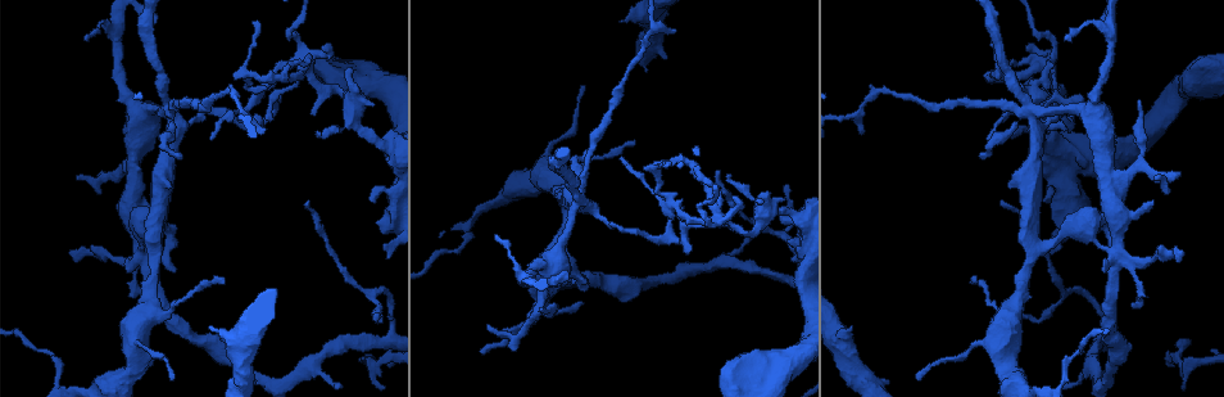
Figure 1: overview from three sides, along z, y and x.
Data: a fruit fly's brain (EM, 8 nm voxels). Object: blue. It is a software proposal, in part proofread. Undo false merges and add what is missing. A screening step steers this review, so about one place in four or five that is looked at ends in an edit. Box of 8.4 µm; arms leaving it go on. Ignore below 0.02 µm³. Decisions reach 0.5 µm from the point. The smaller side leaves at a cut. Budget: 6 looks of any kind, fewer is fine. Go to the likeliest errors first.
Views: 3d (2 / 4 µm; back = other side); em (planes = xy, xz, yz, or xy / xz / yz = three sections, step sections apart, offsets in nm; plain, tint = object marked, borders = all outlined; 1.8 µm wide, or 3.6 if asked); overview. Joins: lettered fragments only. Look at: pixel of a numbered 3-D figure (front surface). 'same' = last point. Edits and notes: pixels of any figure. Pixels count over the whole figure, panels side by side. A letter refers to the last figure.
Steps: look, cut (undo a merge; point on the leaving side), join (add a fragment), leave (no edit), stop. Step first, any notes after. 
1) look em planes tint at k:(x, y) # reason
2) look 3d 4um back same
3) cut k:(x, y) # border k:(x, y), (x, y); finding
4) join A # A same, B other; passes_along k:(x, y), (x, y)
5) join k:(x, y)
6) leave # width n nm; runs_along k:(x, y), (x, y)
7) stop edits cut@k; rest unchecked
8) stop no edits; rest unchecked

look em planes borders at 1:(1118, 258) # thick turns thin

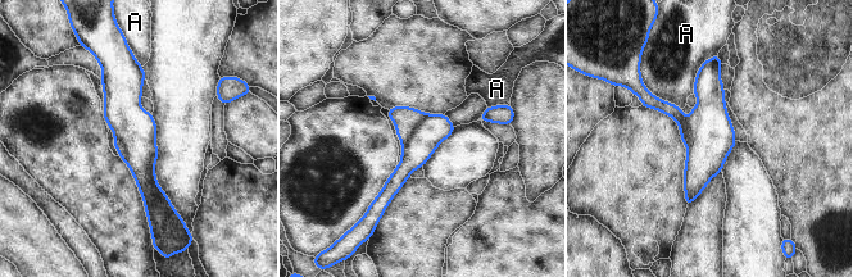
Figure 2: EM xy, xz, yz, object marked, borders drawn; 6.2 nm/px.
cut 2:(434, 128) # A other; part_leaving 2:(128, 63), (128, 121), (154, 214); a second cell is stuck on

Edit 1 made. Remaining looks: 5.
look overview

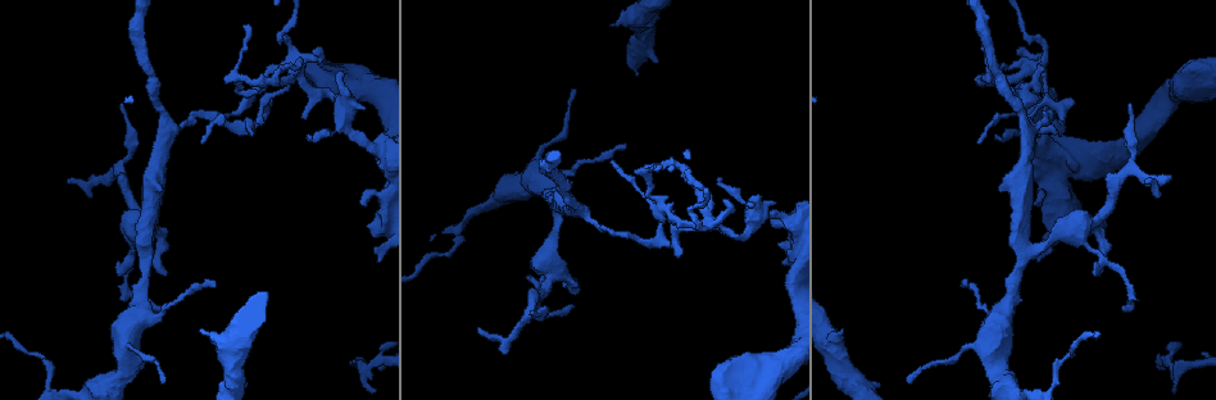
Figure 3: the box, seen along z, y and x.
look em planes borders at 3:(612, 25) # stops while still wide

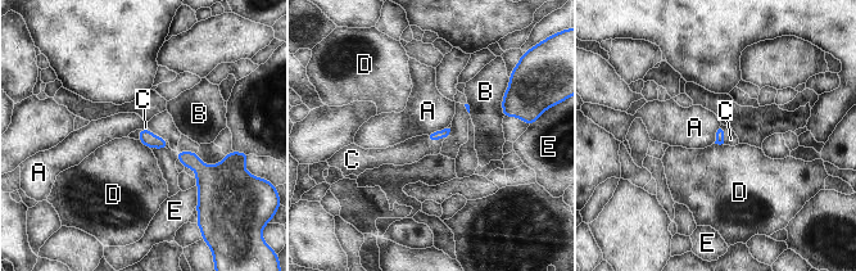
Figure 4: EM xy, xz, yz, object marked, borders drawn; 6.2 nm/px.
join C # longest_contact B 190 nm; A other, B other, C same, D other, E other; passes_along 4:(444, 132), (435, 139), (413, 149); it goes on there

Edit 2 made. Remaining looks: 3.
look overview # redraw

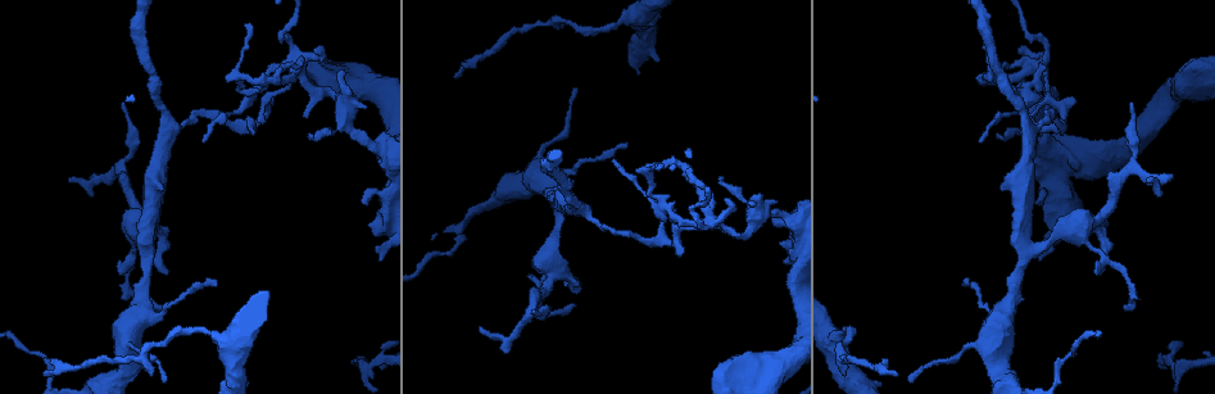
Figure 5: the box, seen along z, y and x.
look em xy step 4 borders at 5:(69, 177) # free end

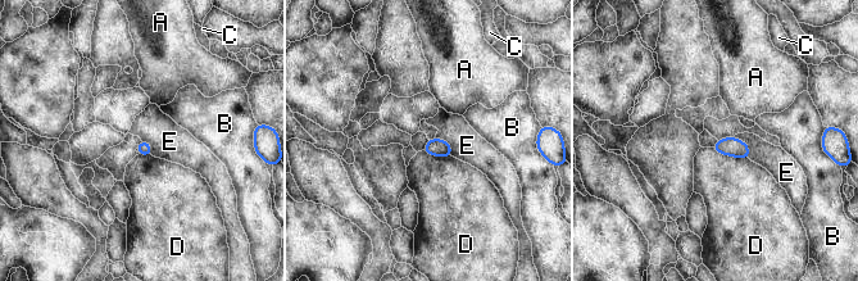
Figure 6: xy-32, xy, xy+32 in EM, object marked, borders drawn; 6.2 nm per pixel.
look em yz step 16 borders same

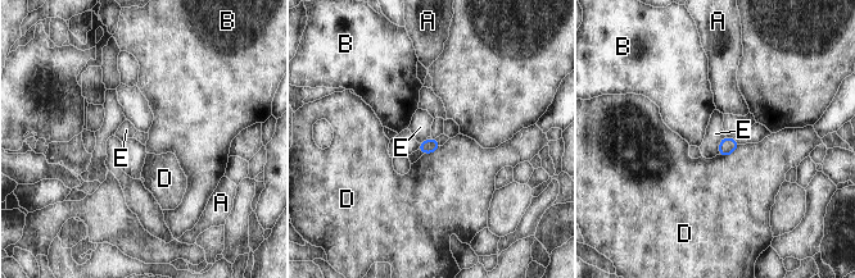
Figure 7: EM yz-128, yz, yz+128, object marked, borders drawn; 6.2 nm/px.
leave # A other, B other, D other, E other; border 7:(725, 136), (719, 144), (718, 154); none of them fits

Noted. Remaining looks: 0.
stop edits cut@2, join@4; rest unchecked

